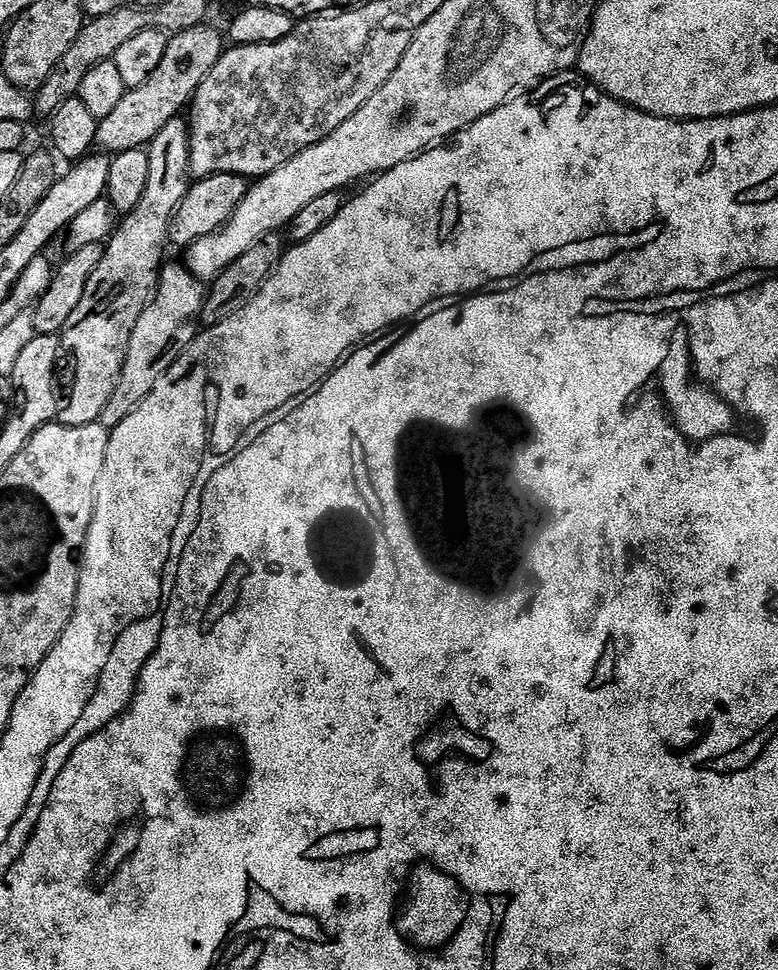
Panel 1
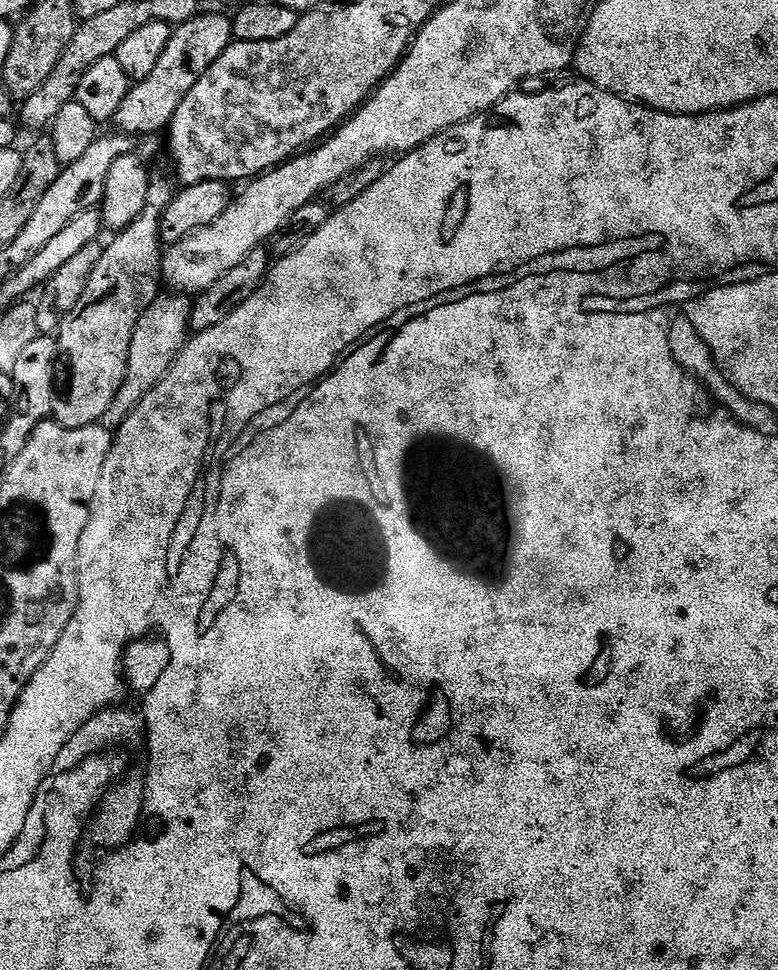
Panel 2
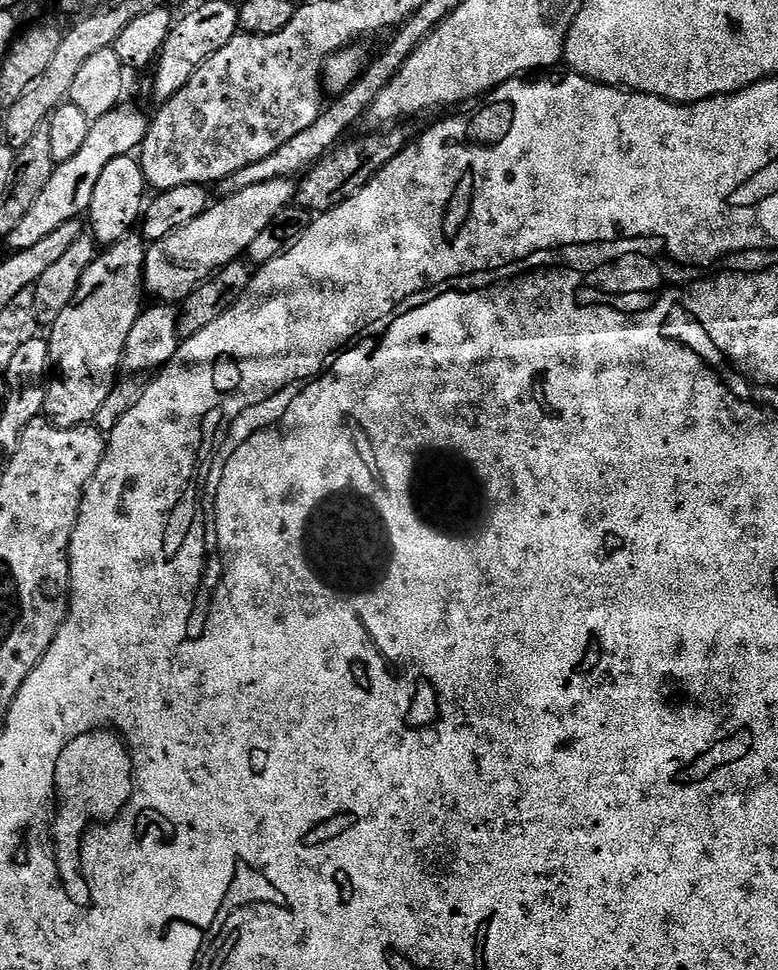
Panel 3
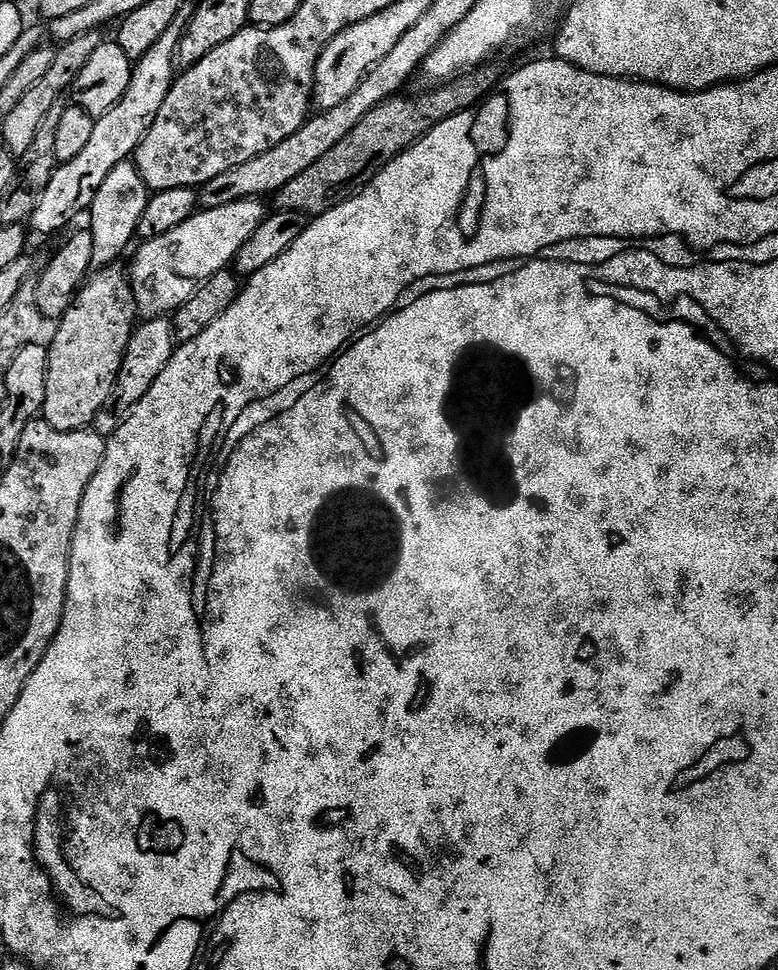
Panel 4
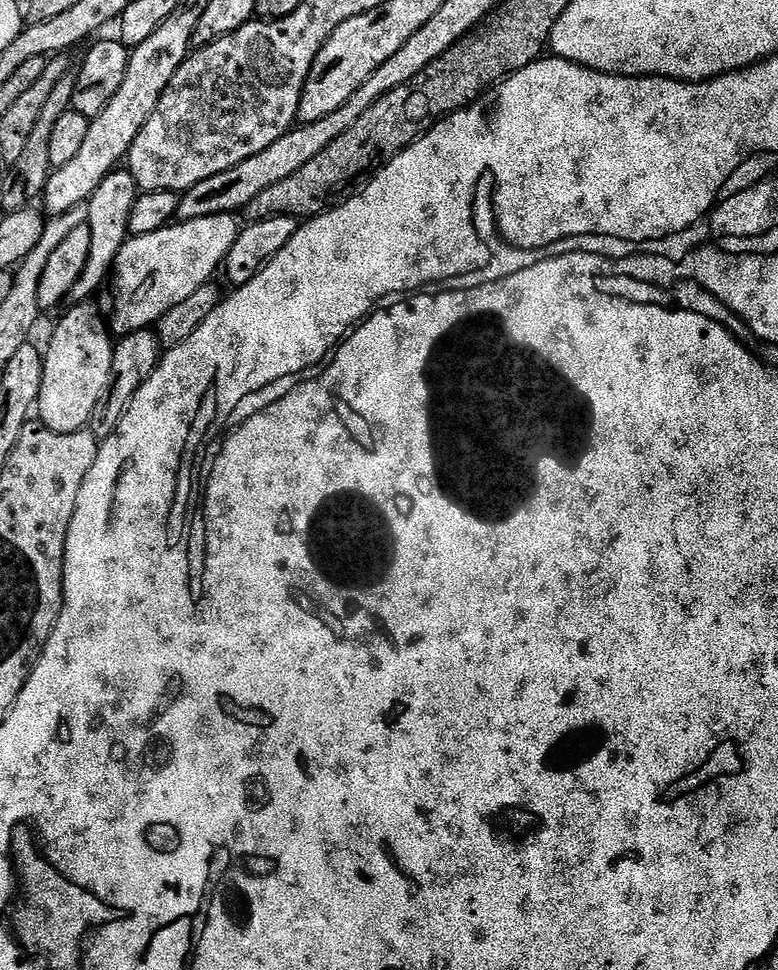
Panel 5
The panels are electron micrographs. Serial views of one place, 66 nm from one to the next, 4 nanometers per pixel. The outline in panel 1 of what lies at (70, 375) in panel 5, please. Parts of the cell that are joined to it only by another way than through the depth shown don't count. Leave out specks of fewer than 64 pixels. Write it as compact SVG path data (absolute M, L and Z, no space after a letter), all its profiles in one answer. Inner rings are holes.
M177 118L166 122L152 143L146 148L152 169L146 174L146 190L142 190L142 202L134 211L127 213L117 223L113 233L104 244L102 262L90 274L90 282L86 282L86 294L82 294L82 302L78 302L78 310L70 314L70 318L59 333L58 339L63 351L72 355L76 363L76 373L72 376L72 393L68 396L68 405L58 412L59 423L66 426L86 426L99 421L102 410L106 410L106 402L110 402L110 394L114 394L114 386L118 386L118 378L122 374L122 366L126 362L126 350L130 346L130 334L134 334L134 326L138 326L138 318L146 310L156 293L160 282L160 269L165 263L164 248L168 244L168 226L172 215L190 187L188 170L188 125Z

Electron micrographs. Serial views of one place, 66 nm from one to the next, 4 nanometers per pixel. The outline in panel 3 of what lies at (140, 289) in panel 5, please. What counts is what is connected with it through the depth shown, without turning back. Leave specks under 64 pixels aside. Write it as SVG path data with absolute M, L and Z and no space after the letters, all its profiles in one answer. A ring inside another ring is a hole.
M287 178L246 186L246 190L209 203L208 209L198 218L194 218L194 222L186 222L186 226L170 233L166 238L151 241L144 254L144 287L147 295L156 296L152 298L160 302L183 302L196 287L204 283L209 276L213 276L218 269L232 260L241 259L247 253L250 242L254 242L254 238L258 238L258 234L262 234L262 230L266 230L266 226L270 226L274 218L278 218L283 208L289 207L295 201L296 185L295 179Z

